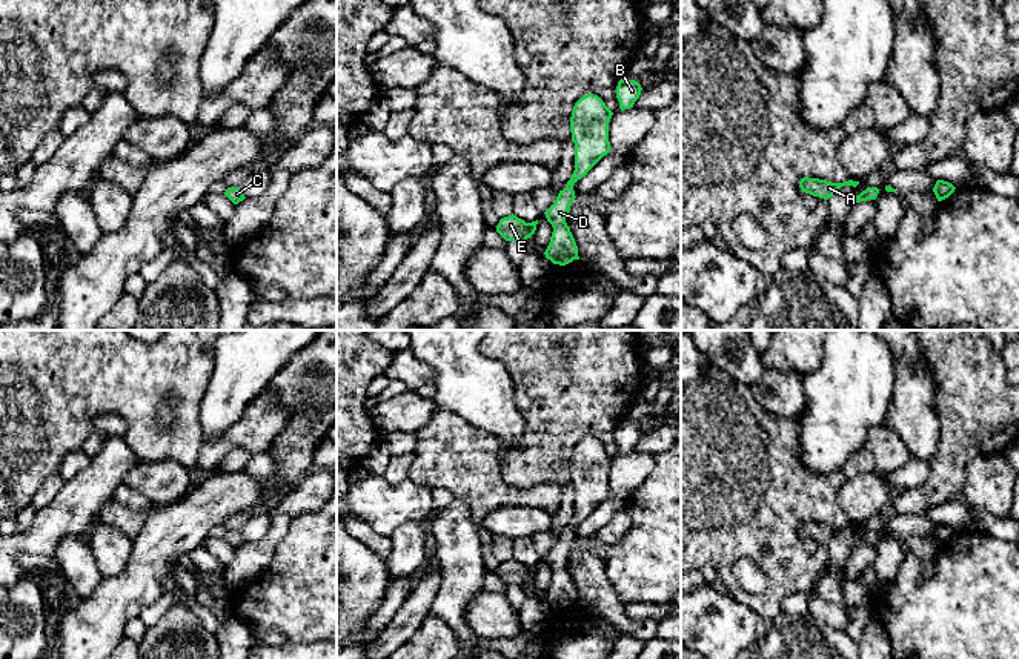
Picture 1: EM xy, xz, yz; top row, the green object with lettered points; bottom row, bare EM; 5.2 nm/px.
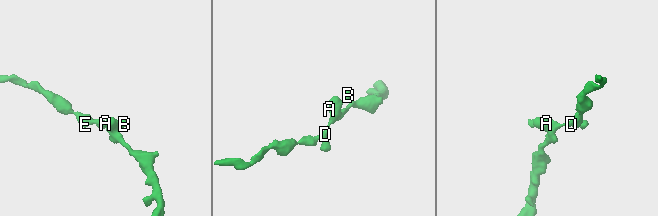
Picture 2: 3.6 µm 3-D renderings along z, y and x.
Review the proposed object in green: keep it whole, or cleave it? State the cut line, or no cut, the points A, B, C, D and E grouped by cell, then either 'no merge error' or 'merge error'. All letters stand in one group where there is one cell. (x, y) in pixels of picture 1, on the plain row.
cut none; groups A B C D E; no merge error

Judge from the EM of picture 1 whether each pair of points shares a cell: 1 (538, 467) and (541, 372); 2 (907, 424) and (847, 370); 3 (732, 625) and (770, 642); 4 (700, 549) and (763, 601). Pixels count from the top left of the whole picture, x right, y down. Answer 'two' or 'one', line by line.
1: one
2: two
3: two
4: one

